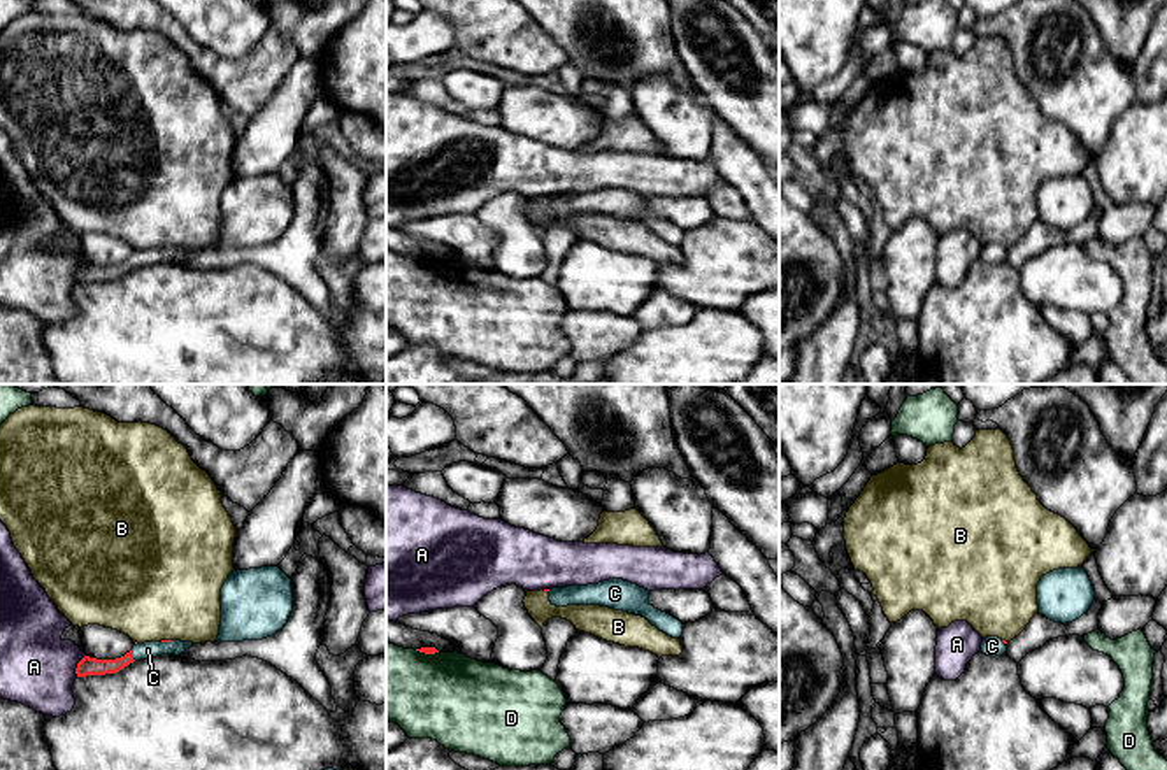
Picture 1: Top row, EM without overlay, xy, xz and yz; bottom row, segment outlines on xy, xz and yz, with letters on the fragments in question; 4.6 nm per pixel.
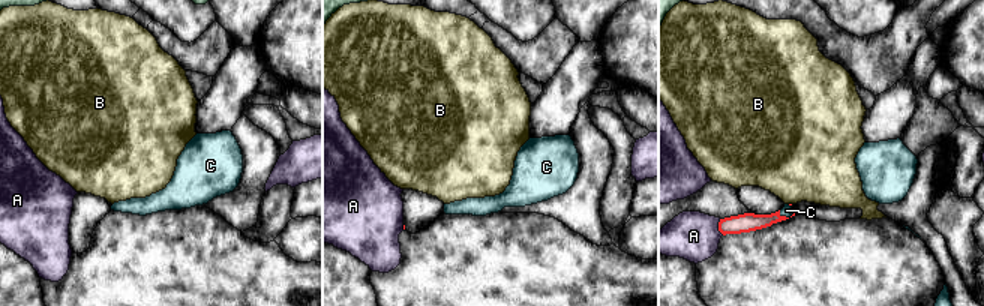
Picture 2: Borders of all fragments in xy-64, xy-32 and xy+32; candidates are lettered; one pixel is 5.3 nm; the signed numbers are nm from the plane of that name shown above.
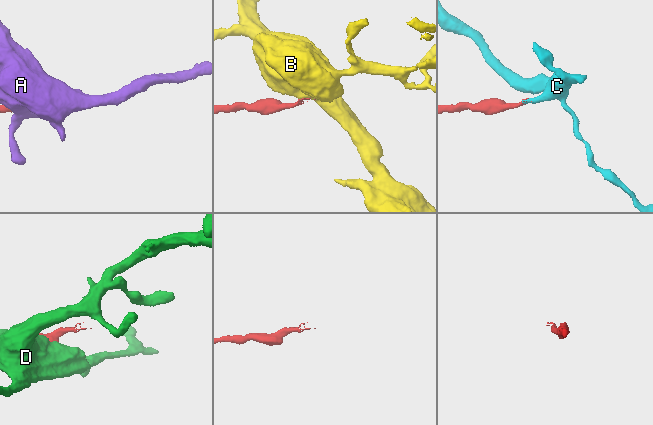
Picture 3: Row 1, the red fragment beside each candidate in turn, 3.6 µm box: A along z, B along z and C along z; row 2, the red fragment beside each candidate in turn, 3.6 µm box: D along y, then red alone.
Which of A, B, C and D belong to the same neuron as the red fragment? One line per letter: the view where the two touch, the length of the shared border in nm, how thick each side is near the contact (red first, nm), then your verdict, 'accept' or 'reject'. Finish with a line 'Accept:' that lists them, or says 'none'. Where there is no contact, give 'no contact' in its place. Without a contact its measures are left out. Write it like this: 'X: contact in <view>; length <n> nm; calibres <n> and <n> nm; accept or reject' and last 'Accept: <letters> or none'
A: contact in xy; length 110 nm; calibres 80 and 360 nm; reject
B: contact in xy; length 50 nm; calibres 20 and 500 nm; reject
C: contact in xy; length 60 nm; calibres 80 and 80 nm; accept
D: contact in xz; length 110 nm; calibres 30 and 420 nm; reject
Accept: C

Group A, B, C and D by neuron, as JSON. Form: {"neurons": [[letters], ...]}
{"neurons": [["A"], ["B"], ["C"], ["D"]]}

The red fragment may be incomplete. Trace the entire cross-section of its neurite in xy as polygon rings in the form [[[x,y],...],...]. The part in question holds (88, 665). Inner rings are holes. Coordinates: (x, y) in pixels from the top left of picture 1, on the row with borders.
[[[160,640],[160,642],[144,642],[144,644],[135,642],[130,652],[116,659],[97,659],[97,658],[84,656],[77,663],[75,674],[77,677],[116,674],[133,661],[156,658],[161,654],[179,656],[191,645],[195,644],[181,642],[181,640]]]

